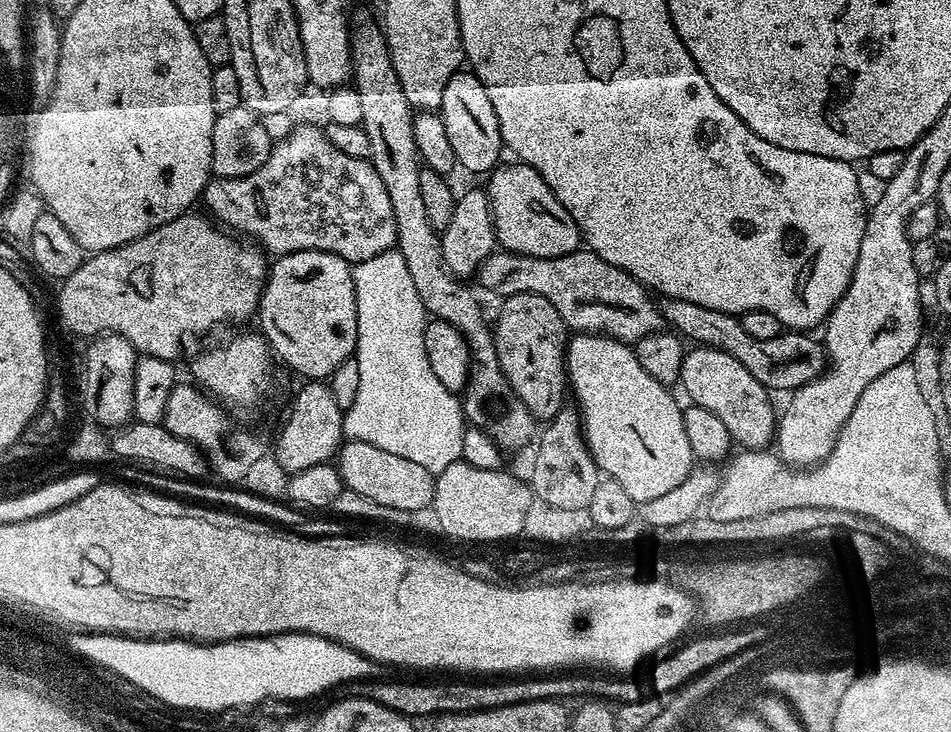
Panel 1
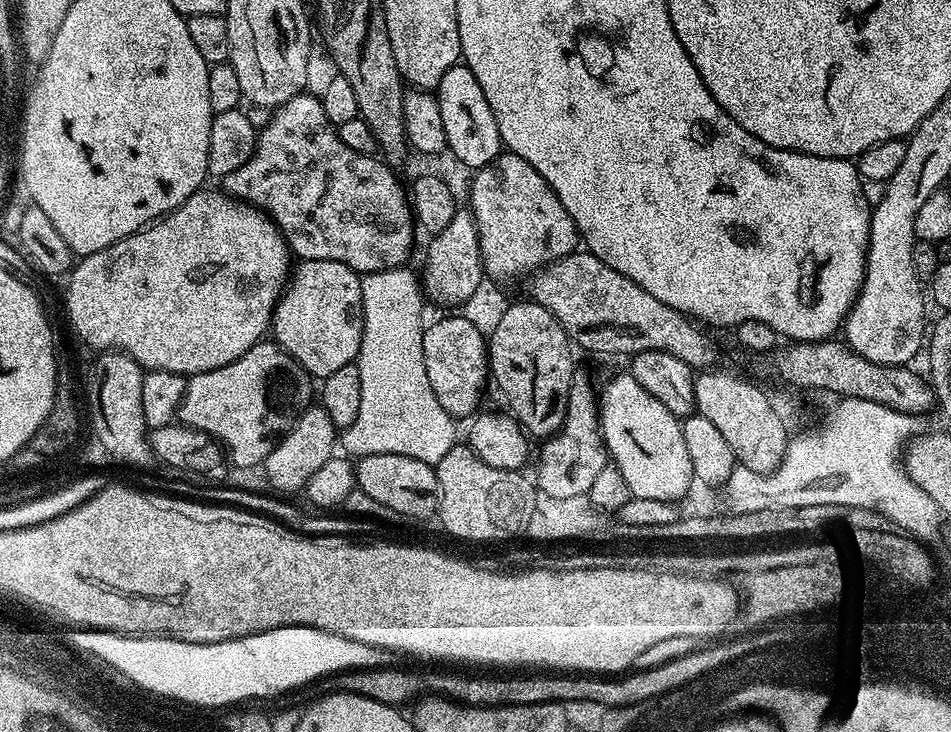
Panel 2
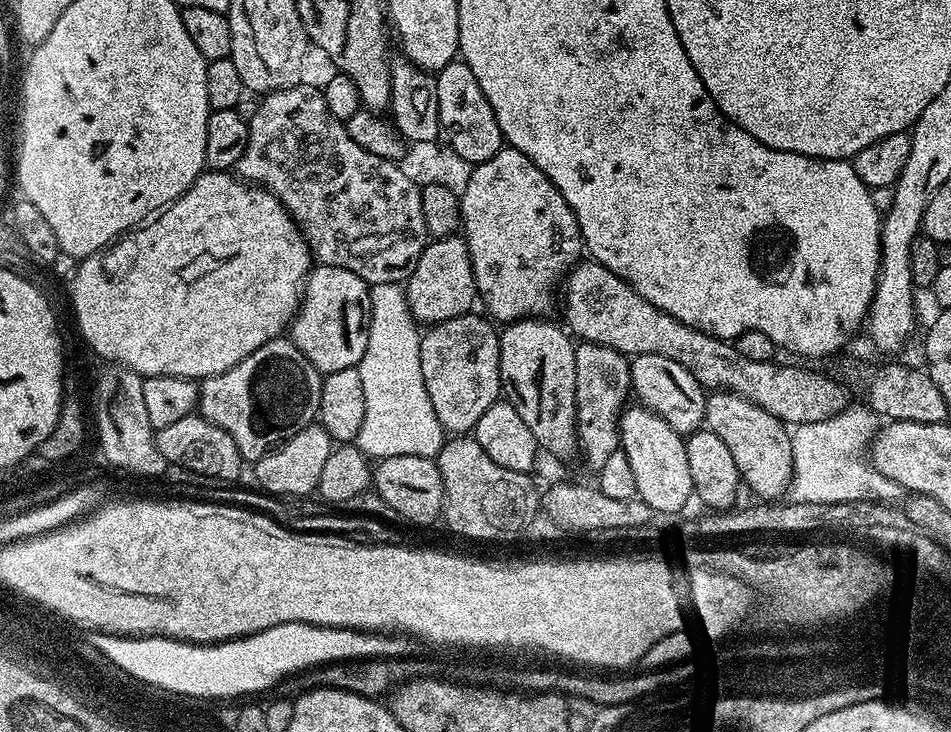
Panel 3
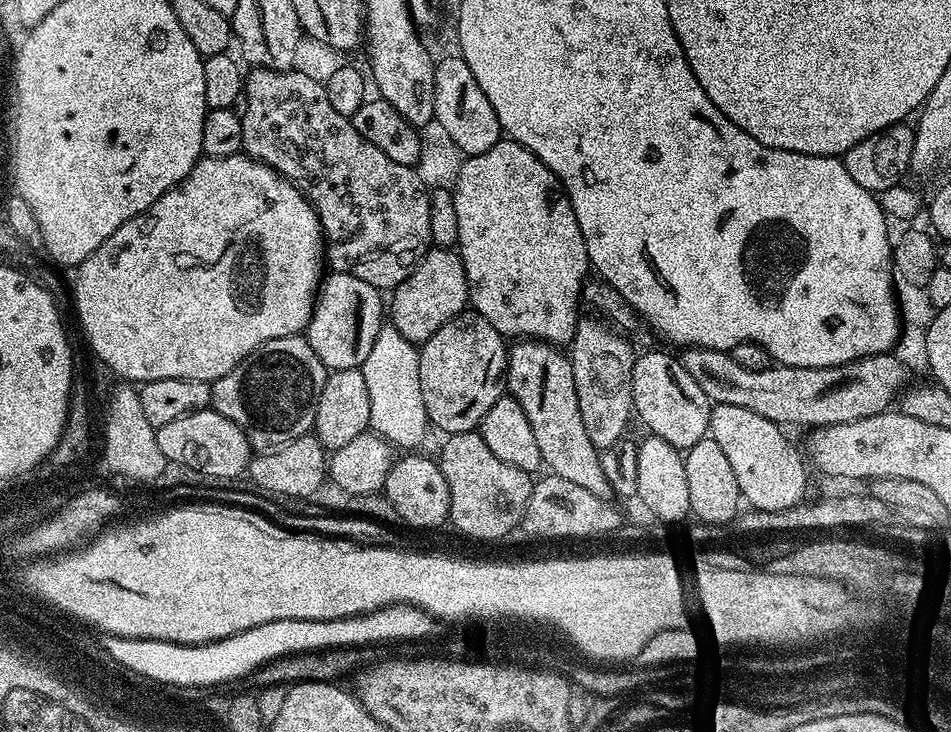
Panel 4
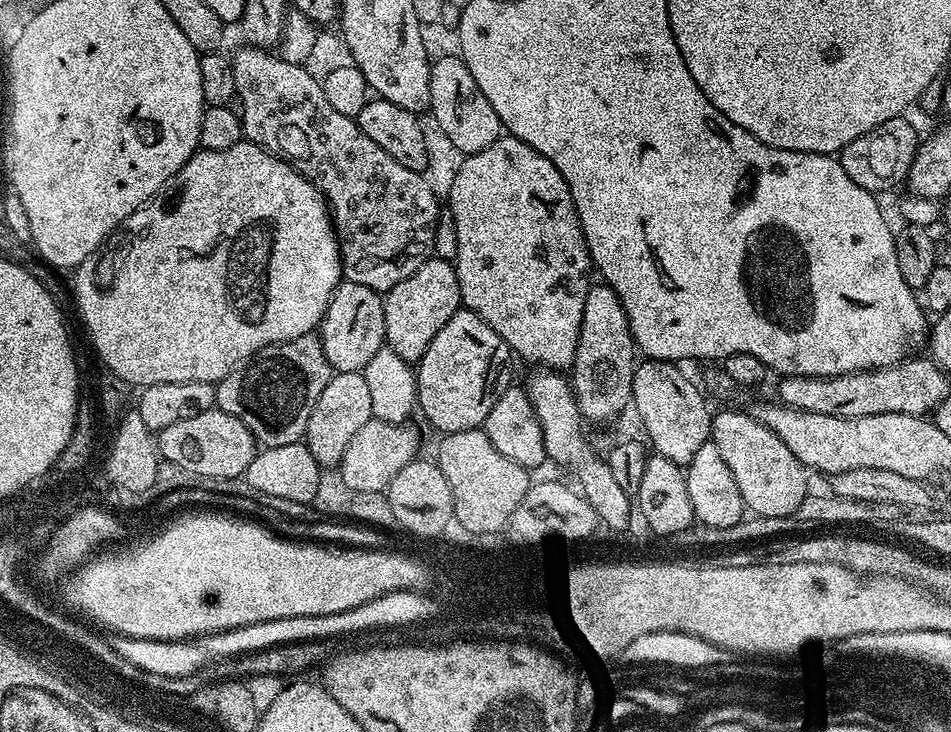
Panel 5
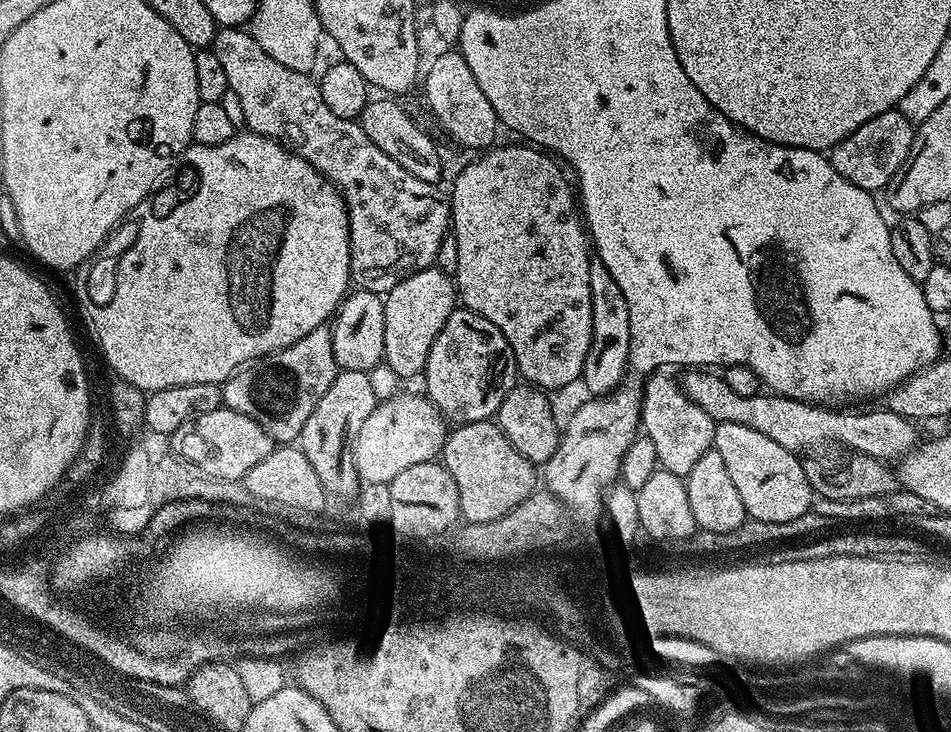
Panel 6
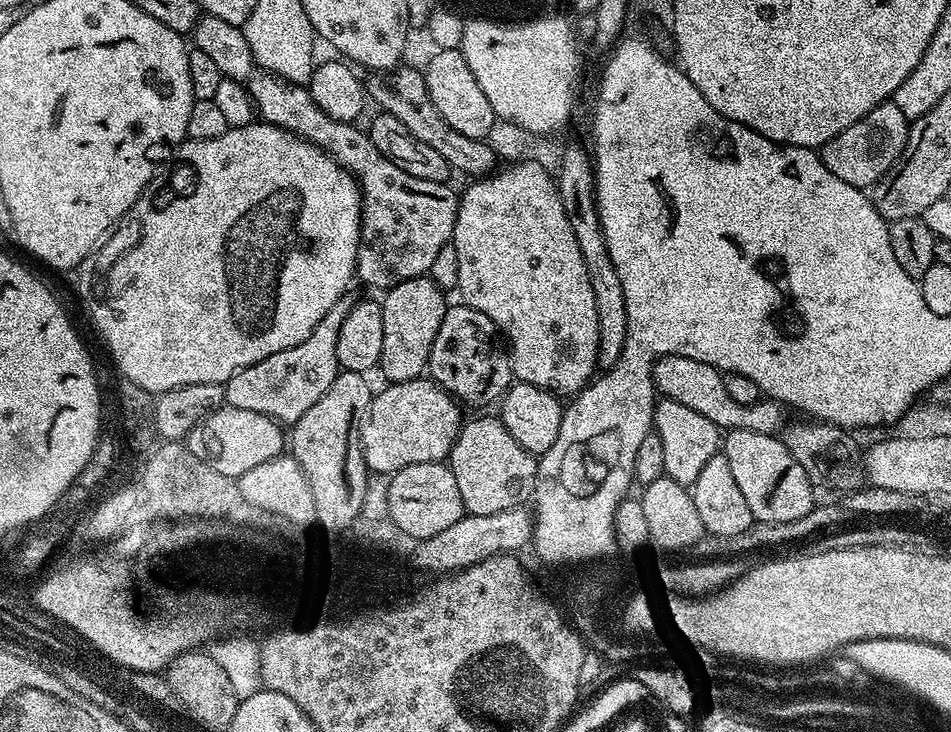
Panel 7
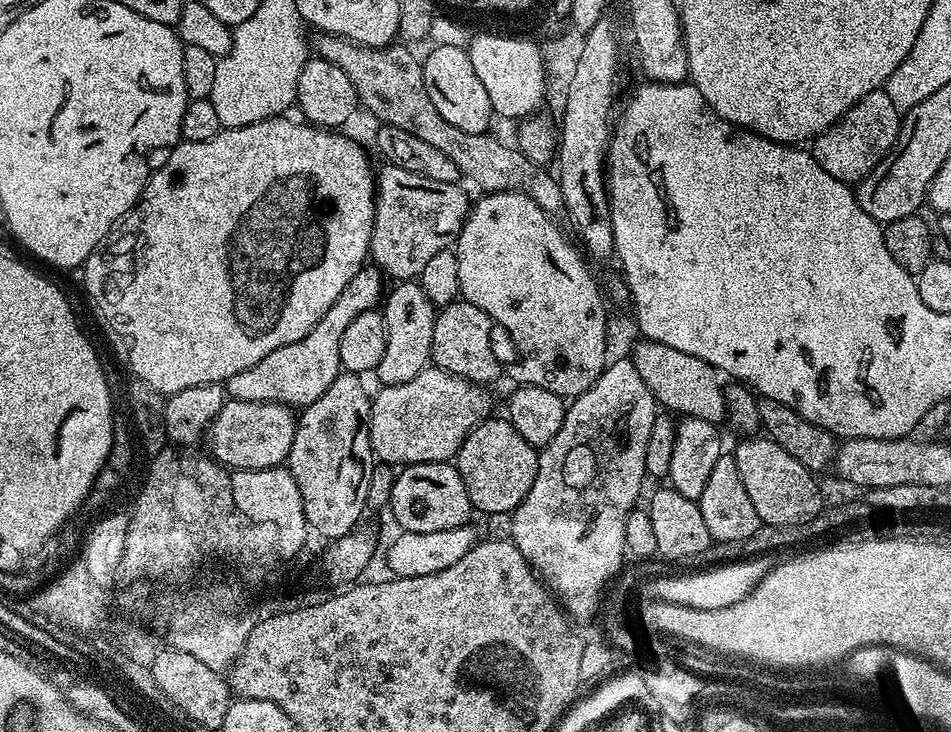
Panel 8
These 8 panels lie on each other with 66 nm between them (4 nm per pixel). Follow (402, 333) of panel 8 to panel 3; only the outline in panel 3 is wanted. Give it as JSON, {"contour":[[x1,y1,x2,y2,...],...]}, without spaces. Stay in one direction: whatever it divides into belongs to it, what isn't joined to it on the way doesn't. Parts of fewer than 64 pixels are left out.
{"contour":[[463,235,441,236,433,239,422,250,416,269,403,285,408,296,408,308,417,325,441,324,450,318,469,315,472,303,477,303,478,293,474,282,474,270]]}

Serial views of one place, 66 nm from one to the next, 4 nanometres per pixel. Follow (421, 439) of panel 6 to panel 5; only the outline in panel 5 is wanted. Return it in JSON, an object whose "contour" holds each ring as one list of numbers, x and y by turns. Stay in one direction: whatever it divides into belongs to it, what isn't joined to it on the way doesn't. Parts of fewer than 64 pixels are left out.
{"contour":[[370,419,354,438,350,438,350,446,346,446,346,454,342,454,338,471,342,482,350,490,359,492,384,492,389,482,411,460,417,459,420,448,420,436,411,428,411,423,391,424,385,420]]}

